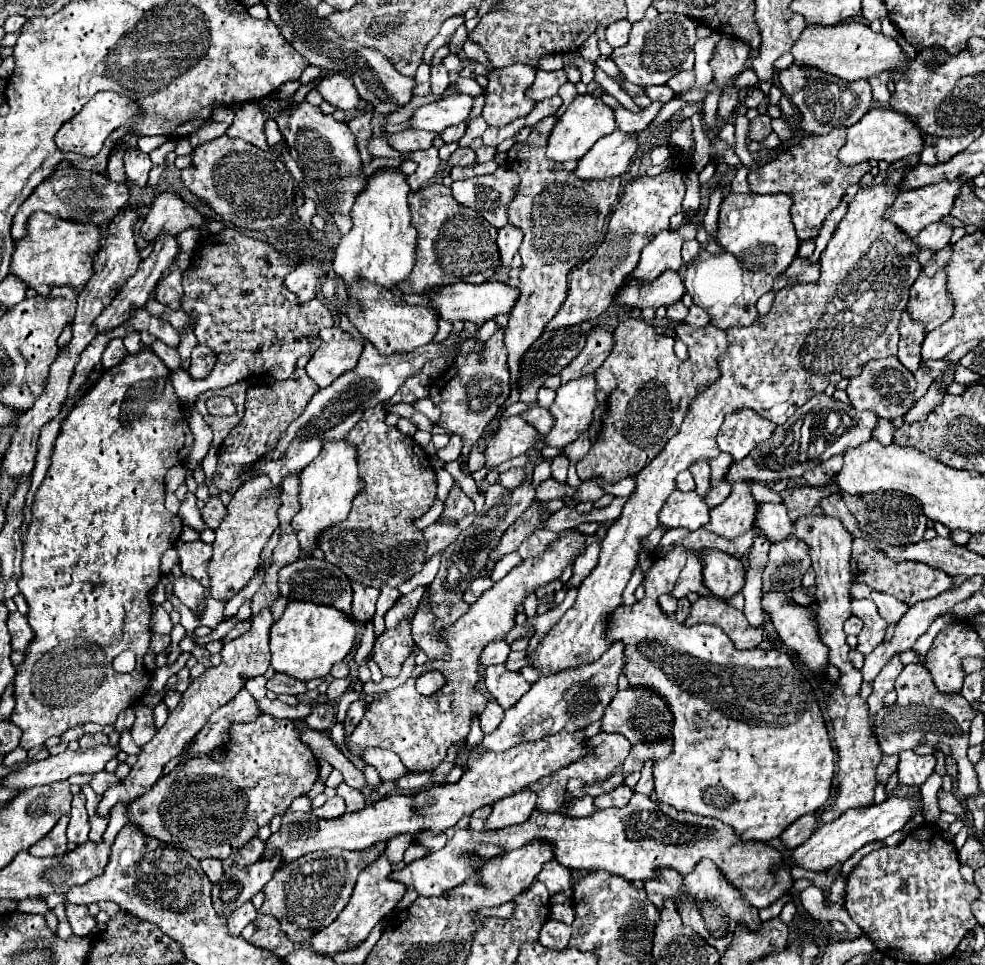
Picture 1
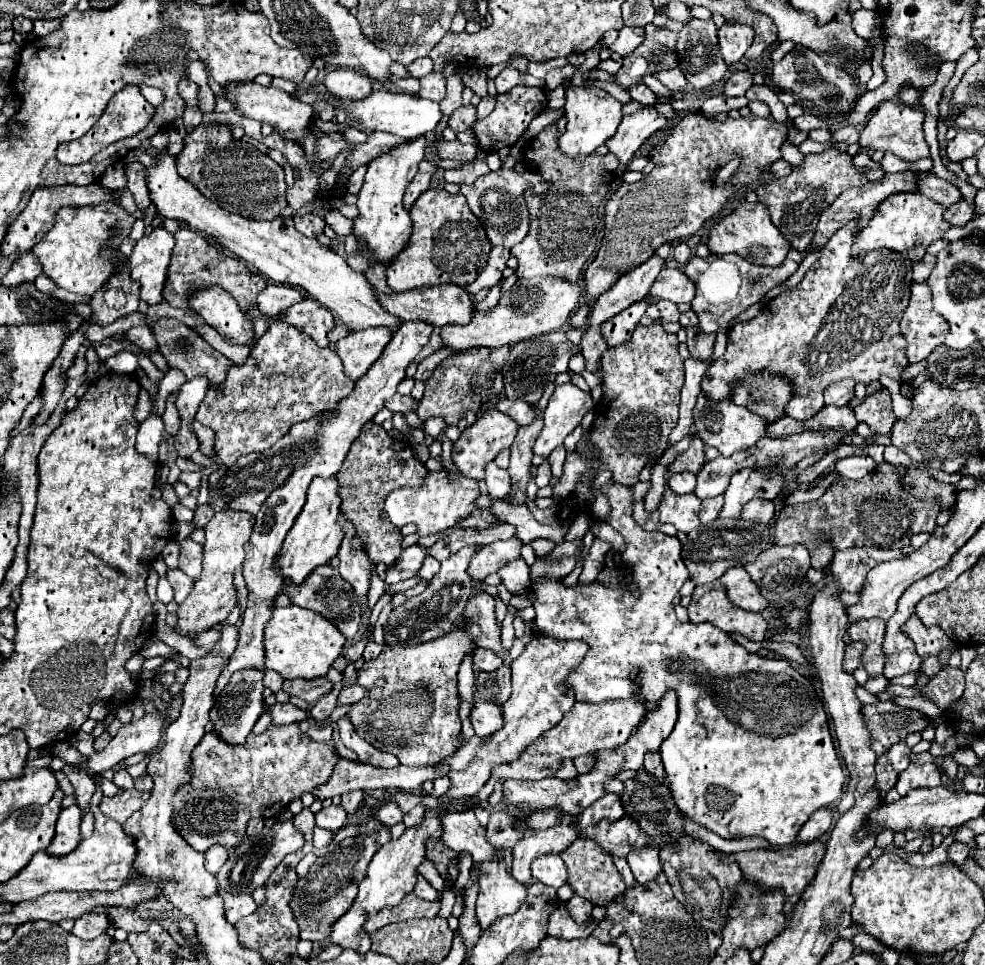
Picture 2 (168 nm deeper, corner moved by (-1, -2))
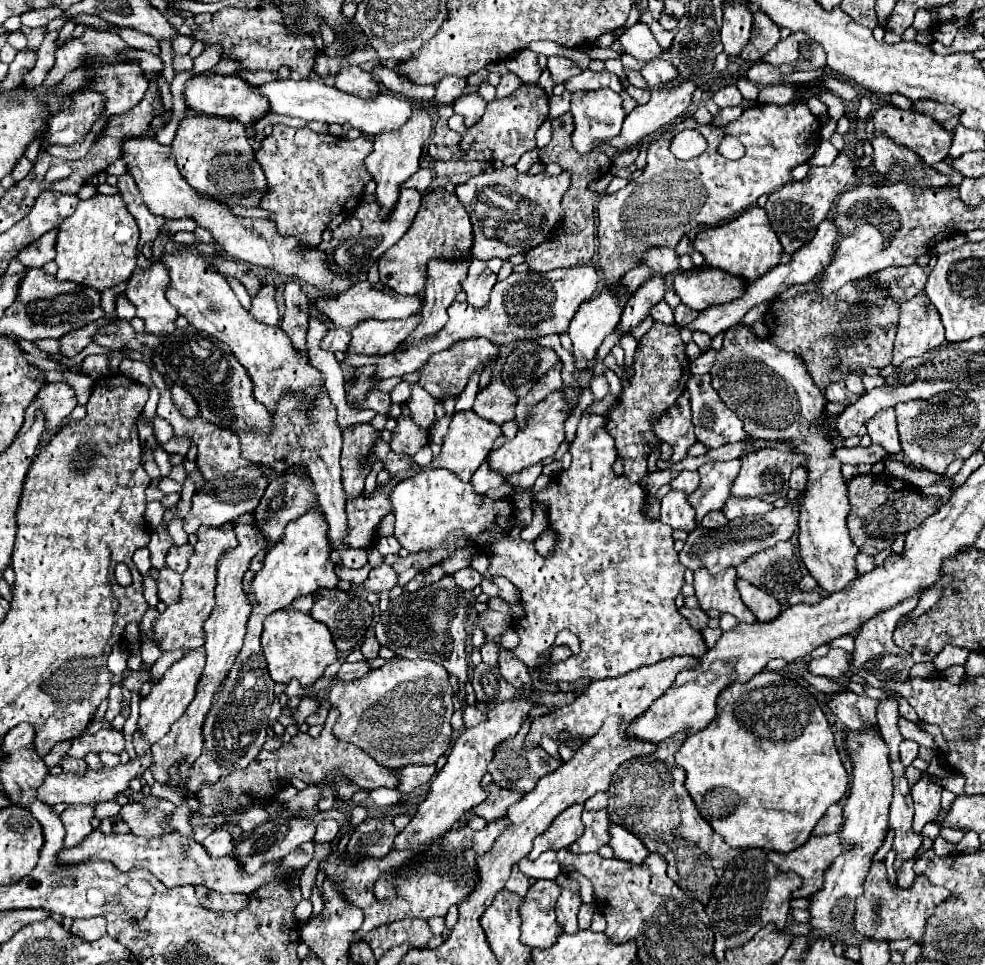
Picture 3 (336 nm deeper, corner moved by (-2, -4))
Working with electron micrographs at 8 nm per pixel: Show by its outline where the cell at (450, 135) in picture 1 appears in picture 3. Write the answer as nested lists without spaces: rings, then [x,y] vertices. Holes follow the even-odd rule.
[[[471,91],[471,93],[465,93],[463,97],[459,97],[459,101],[455,101],[453,111],[459,113],[459,115],[463,115],[465,117],[465,125],[471,127],[485,113],[485,105],[487,103],[483,101],[483,97],[477,91]]]

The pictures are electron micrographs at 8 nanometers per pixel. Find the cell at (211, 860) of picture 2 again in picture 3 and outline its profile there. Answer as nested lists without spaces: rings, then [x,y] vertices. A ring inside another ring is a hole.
[[[217,829],[203,841],[203,845],[211,853],[211,857],[223,857],[223,853],[233,849],[233,837],[225,829]]]

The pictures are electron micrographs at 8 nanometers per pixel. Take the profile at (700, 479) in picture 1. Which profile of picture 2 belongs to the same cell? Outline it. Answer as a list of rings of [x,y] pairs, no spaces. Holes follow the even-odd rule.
[[[694,437],[694,443],[690,445],[690,449],[674,461],[674,471],[670,471],[670,475],[672,473],[682,473],[682,471],[690,471],[690,473],[698,475],[702,471],[704,463],[706,463],[704,443],[702,443],[700,437]]]

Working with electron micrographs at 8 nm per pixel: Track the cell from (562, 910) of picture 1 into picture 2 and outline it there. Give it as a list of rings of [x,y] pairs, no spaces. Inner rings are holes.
[[[572,897],[568,903],[566,903],[566,907],[568,907],[568,913],[570,913],[570,917],[576,921],[576,923],[586,923],[588,919],[590,919],[590,913],[592,913],[592,903],[588,901],[588,899],[582,899],[582,897]]]

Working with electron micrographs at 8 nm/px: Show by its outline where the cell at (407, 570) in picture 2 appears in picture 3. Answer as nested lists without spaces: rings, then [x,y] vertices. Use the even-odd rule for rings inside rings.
[[[381,565],[381,567],[375,567],[371,573],[369,573],[369,577],[367,577],[367,581],[363,583],[363,587],[367,589],[367,591],[375,591],[375,593],[381,593],[381,591],[385,591],[385,589],[393,589],[395,585],[397,585],[397,573],[389,567],[389,565]]]

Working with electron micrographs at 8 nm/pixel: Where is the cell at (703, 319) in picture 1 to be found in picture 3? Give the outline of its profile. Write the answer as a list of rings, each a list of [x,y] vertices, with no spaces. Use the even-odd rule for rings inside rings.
[[[679,303],[679,305],[673,309],[673,315],[675,315],[675,321],[677,321],[677,323],[687,325],[687,323],[691,323],[691,321],[697,317],[697,311],[691,309],[691,307],[687,307],[687,305],[683,305],[683,303]]]

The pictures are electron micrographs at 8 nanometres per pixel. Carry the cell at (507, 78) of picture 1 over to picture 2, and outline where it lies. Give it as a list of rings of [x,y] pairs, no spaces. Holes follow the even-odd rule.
[[[516,85],[516,87],[512,87],[510,91],[498,95],[498,97],[496,97],[496,107],[494,107],[494,111],[492,111],[488,117],[476,121],[474,127],[472,127],[472,129],[474,129],[474,135],[476,135],[476,139],[478,139],[478,147],[484,149],[484,151],[488,151],[488,153],[490,153],[490,151],[498,151],[498,149],[502,149],[502,147],[512,147],[512,145],[520,139],[520,135],[526,131],[528,123],[530,123],[538,113],[542,113],[542,111],[546,109],[546,103],[548,103],[548,97],[546,97],[544,89],[540,89],[540,87]]]

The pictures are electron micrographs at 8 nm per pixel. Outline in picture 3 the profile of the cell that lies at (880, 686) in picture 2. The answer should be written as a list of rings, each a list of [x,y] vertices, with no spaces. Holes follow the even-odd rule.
[[[932,662],[917,663],[910,671],[910,679],[915,677],[929,678],[936,672]]]

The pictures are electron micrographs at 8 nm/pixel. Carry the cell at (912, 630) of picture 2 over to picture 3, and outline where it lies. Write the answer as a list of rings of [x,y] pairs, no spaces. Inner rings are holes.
[[[949,645],[949,647],[945,647],[945,649],[935,657],[933,663],[935,663],[935,667],[937,667],[939,671],[943,671],[943,669],[947,669],[947,667],[951,667],[951,665],[965,665],[967,657],[969,657],[969,651],[967,651],[967,649]]]

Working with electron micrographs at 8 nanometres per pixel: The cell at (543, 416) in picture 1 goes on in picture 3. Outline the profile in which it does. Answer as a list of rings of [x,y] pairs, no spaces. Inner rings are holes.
[[[492,377],[489,385],[477,393],[471,409],[481,419],[503,425],[505,421],[515,419],[515,403],[517,395],[509,387],[505,387],[501,377]]]

